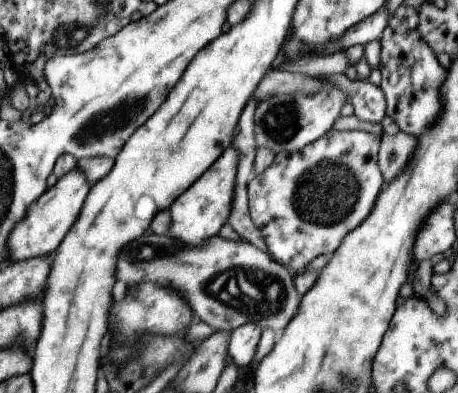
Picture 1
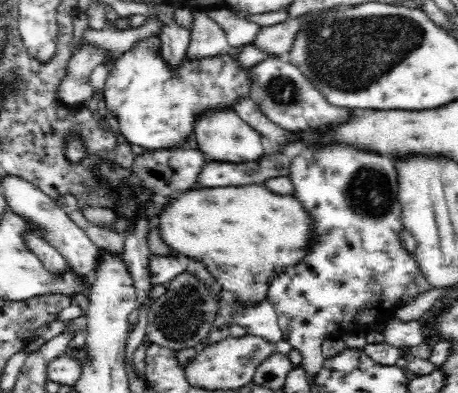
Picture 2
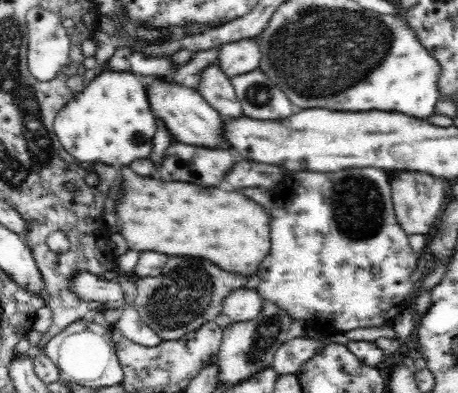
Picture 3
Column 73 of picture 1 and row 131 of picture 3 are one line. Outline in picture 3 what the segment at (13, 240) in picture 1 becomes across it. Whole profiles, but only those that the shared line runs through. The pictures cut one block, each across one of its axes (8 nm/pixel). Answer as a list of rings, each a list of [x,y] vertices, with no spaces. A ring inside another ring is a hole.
[[[148,78],[144,80],[144,86],[146,86],[150,112],[154,112],[158,120],[162,120],[162,124],[170,130],[172,136],[176,136],[176,140],[184,144],[200,144],[210,148],[216,148],[224,142],[222,140],[224,118],[204,100],[204,96],[198,90],[186,88],[174,82],[174,78]]]

